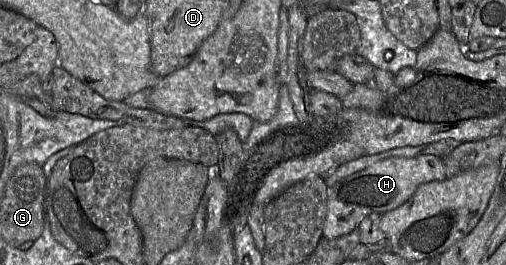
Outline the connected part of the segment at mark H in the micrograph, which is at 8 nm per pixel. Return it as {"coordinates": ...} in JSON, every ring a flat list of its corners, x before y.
{"coordinates":[[435,155,390,157,380,160,328,187,323,237,334,239,346,235,356,229,366,215,383,214,393,210,408,201,420,184,445,178,447,176,442,157]]}

